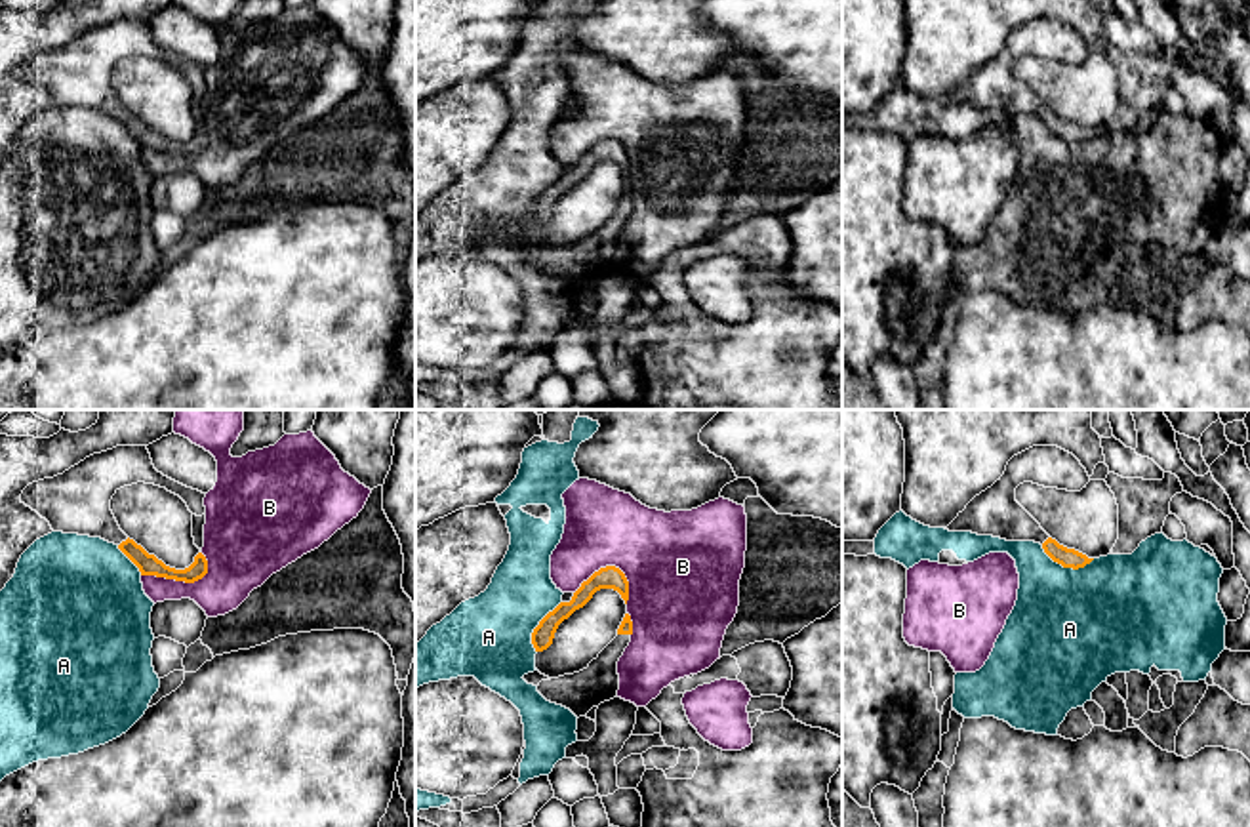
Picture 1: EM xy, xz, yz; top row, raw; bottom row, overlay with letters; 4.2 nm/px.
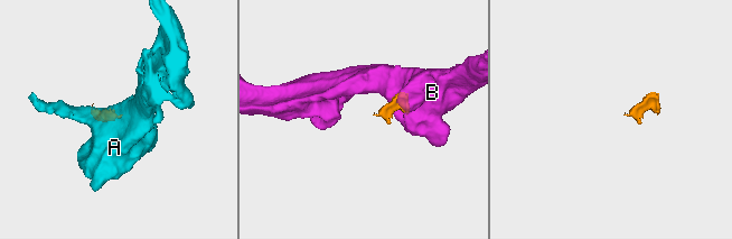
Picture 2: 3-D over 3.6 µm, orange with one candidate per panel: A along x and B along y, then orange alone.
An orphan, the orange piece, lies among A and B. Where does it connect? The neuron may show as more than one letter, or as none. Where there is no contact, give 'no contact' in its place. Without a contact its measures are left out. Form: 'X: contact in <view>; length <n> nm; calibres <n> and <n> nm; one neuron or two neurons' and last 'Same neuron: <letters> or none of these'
A: contact in yz; length 240 nm; calibres 80 and 480 nm; two neurons
B: contact in xy; length 300 nm; calibres 90 and 260 nm; two neurons
Same neuron: none of these

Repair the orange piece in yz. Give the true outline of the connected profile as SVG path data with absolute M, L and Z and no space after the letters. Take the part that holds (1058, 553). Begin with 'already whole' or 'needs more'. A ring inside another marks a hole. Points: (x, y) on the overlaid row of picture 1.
needs more | M1033 446L1014 455L1004 474L976 495L945 530L993 535L1006 541L1035 541L1063 568L1079 570L1090 564L1094 558L1059 545L1016 501L1016 488L1023 482L1080 492L1090 482L1090 476L1073 454L1058 446Z

